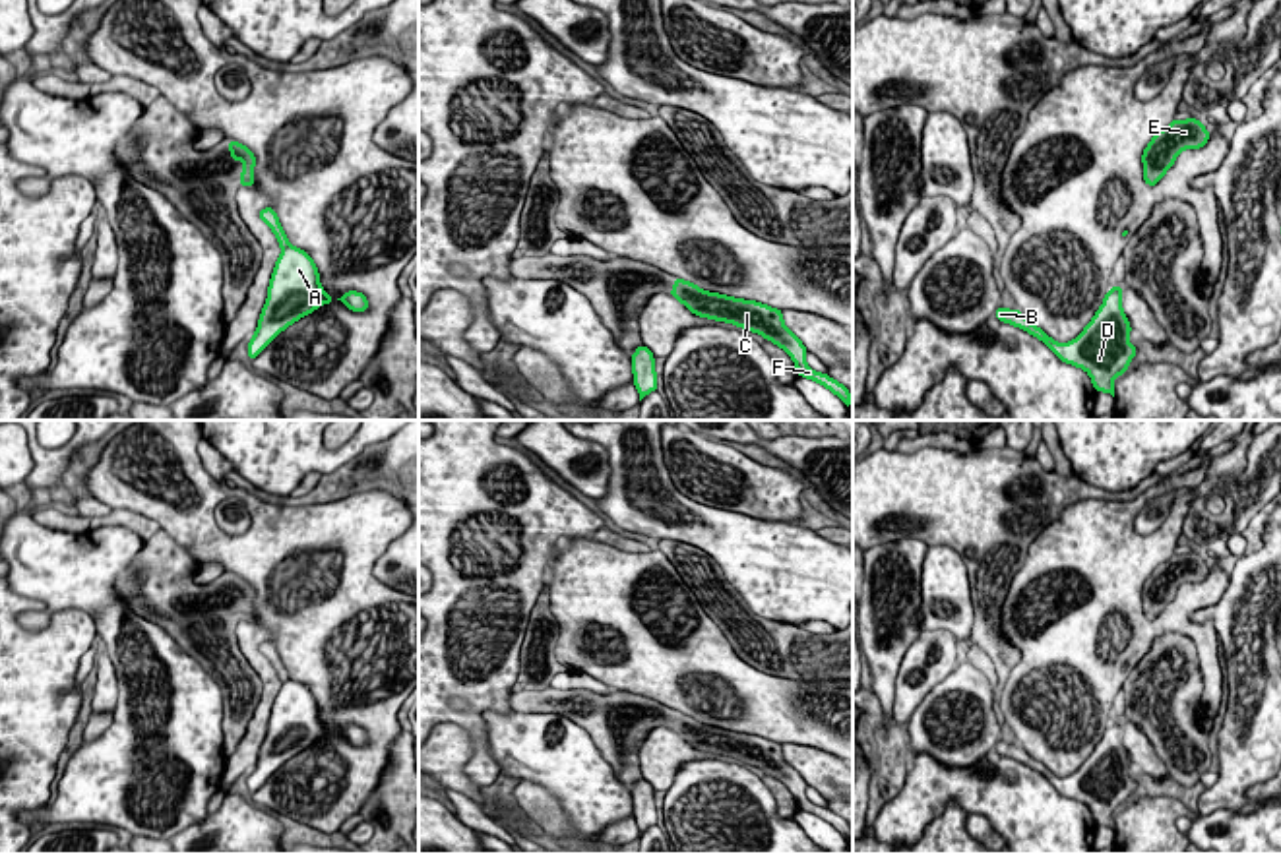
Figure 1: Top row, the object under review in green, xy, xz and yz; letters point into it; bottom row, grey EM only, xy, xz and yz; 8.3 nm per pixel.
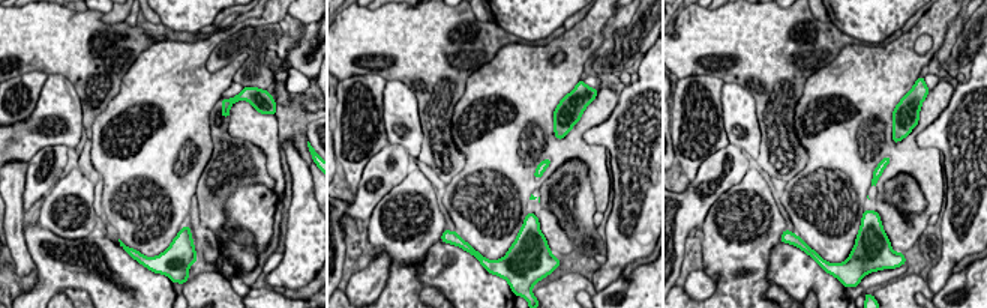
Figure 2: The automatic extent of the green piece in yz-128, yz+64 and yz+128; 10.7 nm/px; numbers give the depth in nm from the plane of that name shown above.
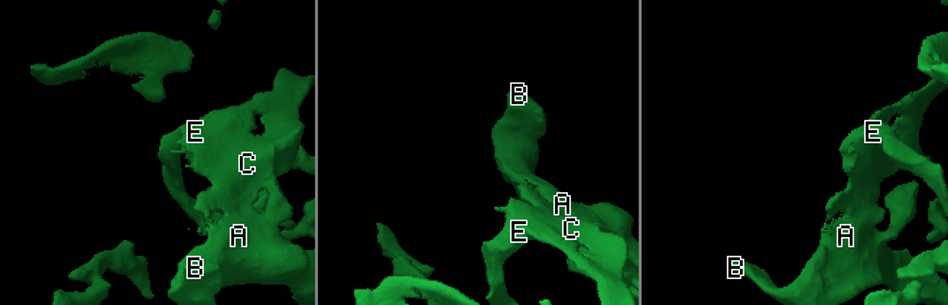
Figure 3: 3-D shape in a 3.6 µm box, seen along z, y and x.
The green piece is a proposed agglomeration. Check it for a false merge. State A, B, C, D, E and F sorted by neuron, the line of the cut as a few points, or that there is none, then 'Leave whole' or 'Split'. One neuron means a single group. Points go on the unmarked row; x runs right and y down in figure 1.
Groups: A B C D E F. No split. Leave whole

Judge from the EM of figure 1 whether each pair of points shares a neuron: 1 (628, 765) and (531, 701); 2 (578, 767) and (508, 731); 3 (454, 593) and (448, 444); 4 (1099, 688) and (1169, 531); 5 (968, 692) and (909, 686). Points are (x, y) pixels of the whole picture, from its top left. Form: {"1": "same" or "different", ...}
{"1": "same", "2": "same", "3": "same", "4": "same", "5": "different"}

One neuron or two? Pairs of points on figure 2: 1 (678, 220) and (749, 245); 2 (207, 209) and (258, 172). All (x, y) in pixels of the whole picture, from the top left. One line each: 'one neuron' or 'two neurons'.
1: two neurons
2: one neuron

